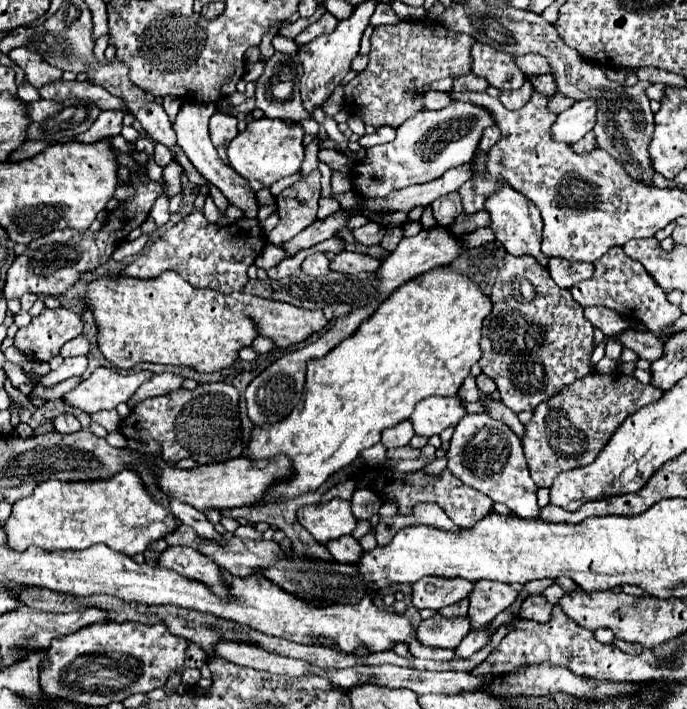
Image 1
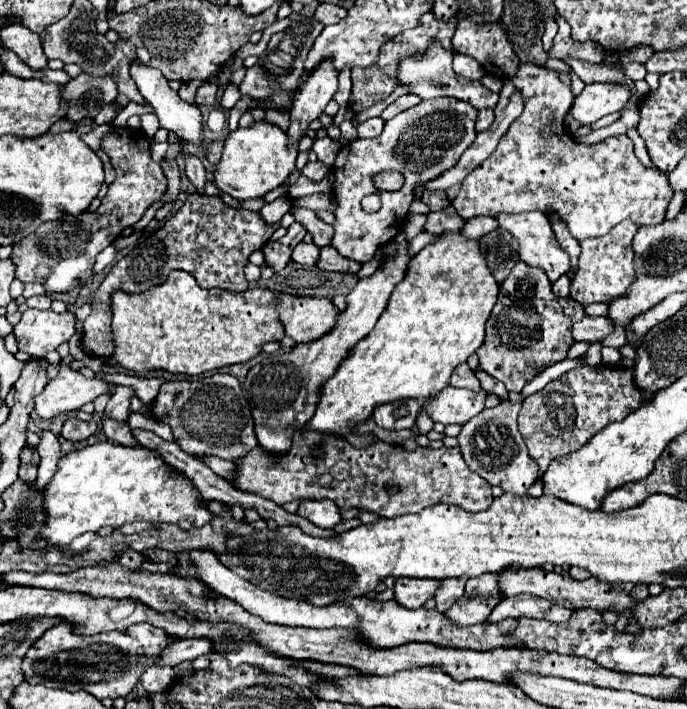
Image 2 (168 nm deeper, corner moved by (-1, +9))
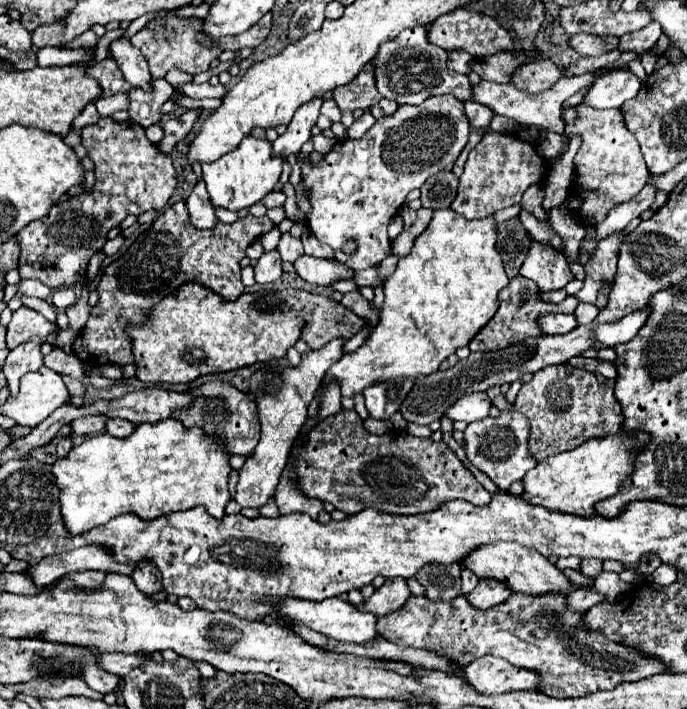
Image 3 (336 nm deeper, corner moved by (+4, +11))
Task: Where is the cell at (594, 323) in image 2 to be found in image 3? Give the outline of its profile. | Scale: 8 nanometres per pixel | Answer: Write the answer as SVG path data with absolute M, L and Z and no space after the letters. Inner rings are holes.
M549 315L541 317L541 329L545 329L547 335L563 335L569 333L577 327L577 317L575 315Z

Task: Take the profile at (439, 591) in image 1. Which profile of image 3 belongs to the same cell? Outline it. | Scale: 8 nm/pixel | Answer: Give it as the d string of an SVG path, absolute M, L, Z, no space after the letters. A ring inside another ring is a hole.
M393 577L393 579L385 579L383 587L379 587L361 607L363 611L369 611L373 615L385 615L395 611L397 607L405 605L407 599L411 597L407 579L403 577Z

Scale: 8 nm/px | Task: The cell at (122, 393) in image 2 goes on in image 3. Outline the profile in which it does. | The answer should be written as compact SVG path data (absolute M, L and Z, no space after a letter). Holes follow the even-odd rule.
M85 415L81 419L75 419L71 423L71 427L79 435L95 435L95 433L101 433L105 429L107 421L109 421L107 415Z

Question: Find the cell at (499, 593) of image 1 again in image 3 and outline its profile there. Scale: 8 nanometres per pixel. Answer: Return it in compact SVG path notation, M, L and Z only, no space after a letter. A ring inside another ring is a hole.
M463 569L463 573L461 573L461 591L463 591L463 593L471 593L471 589L473 589L477 583L479 583L477 575L475 575L473 571L469 571L469 569Z

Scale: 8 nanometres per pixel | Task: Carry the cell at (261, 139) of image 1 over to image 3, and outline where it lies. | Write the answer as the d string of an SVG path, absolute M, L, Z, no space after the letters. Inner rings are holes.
M247 135L231 153L225 153L211 163L203 163L203 181L207 185L213 205L239 211L261 201L275 187L281 175L281 167L283 157L273 155L273 147L267 139L255 139Z

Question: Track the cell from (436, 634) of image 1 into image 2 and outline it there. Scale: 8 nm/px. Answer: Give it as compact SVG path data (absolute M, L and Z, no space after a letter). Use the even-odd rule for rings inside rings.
M462 597L458 599L452 609L446 613L446 617L456 623L458 627L470 627L470 625L478 625L486 621L486 615L490 615L490 611L500 603L502 599L470 599L470 597Z

